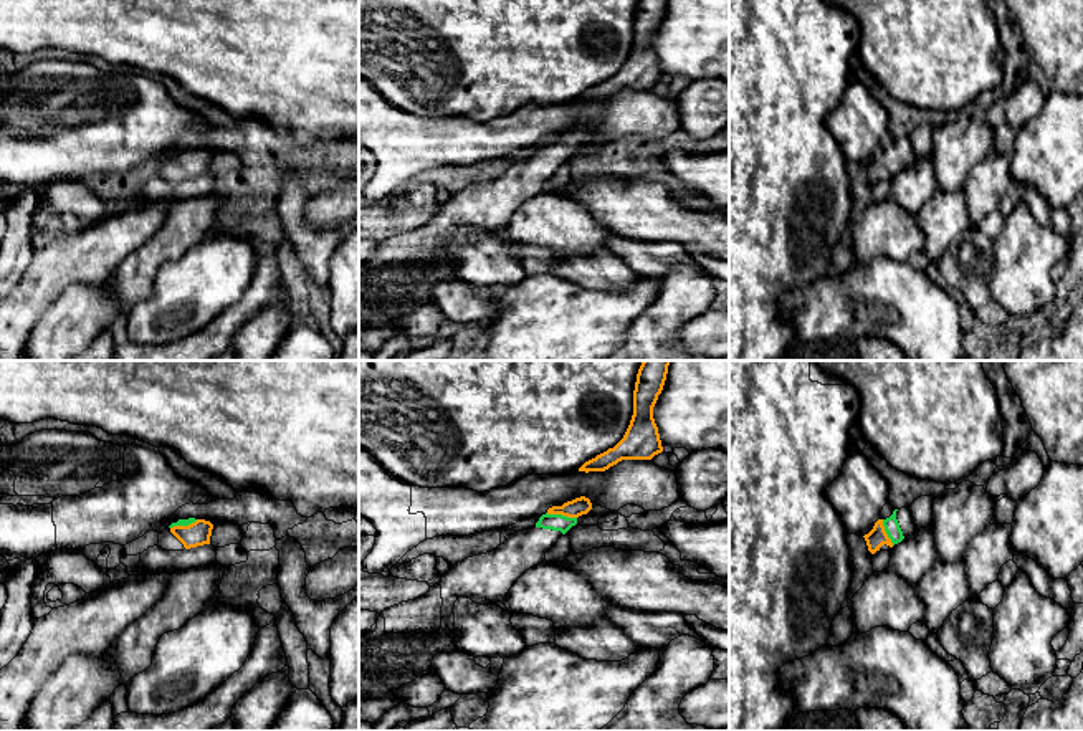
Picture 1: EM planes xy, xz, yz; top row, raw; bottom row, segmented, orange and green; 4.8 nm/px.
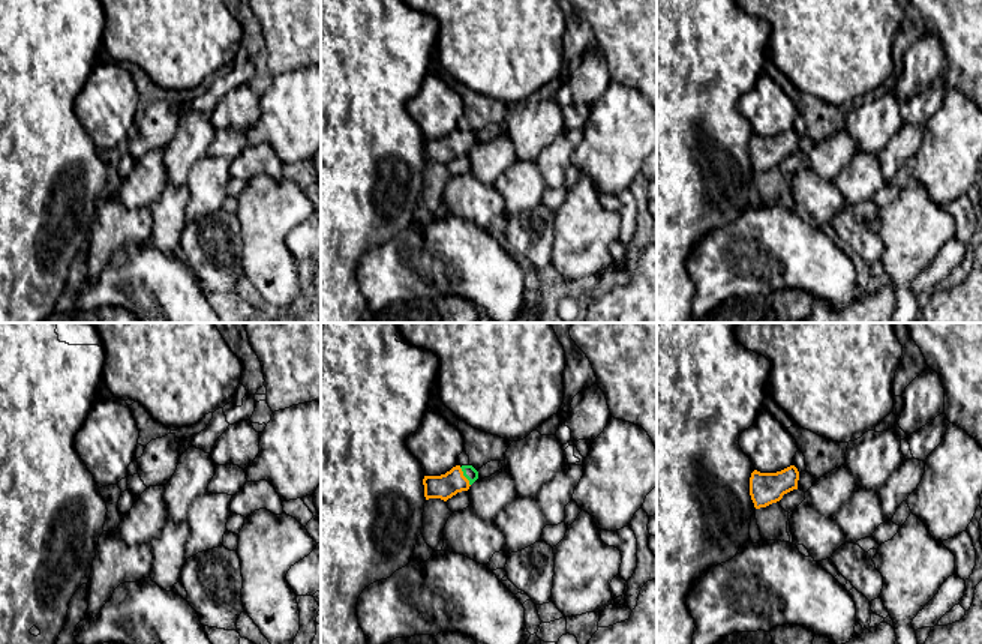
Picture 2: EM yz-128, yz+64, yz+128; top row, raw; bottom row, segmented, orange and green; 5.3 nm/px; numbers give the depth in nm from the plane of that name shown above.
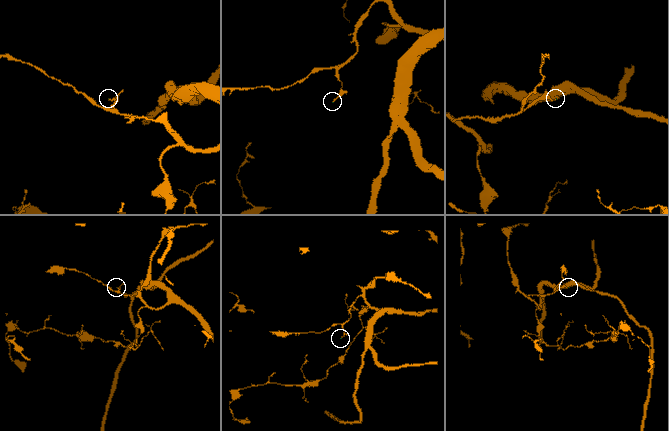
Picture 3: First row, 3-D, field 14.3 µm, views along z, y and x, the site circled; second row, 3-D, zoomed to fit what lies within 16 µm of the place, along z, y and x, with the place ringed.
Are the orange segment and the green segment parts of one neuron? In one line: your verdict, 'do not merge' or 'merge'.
merge

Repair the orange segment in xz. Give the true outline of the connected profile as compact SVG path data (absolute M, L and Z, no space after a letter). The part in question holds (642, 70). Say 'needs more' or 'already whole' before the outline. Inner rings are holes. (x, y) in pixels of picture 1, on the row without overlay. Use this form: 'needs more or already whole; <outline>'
already whole; M638 0L633 20L633 45L623 68L607 81L585 91L579 101L605 101L622 89L651 89L663 81L653 36L668 0Z

